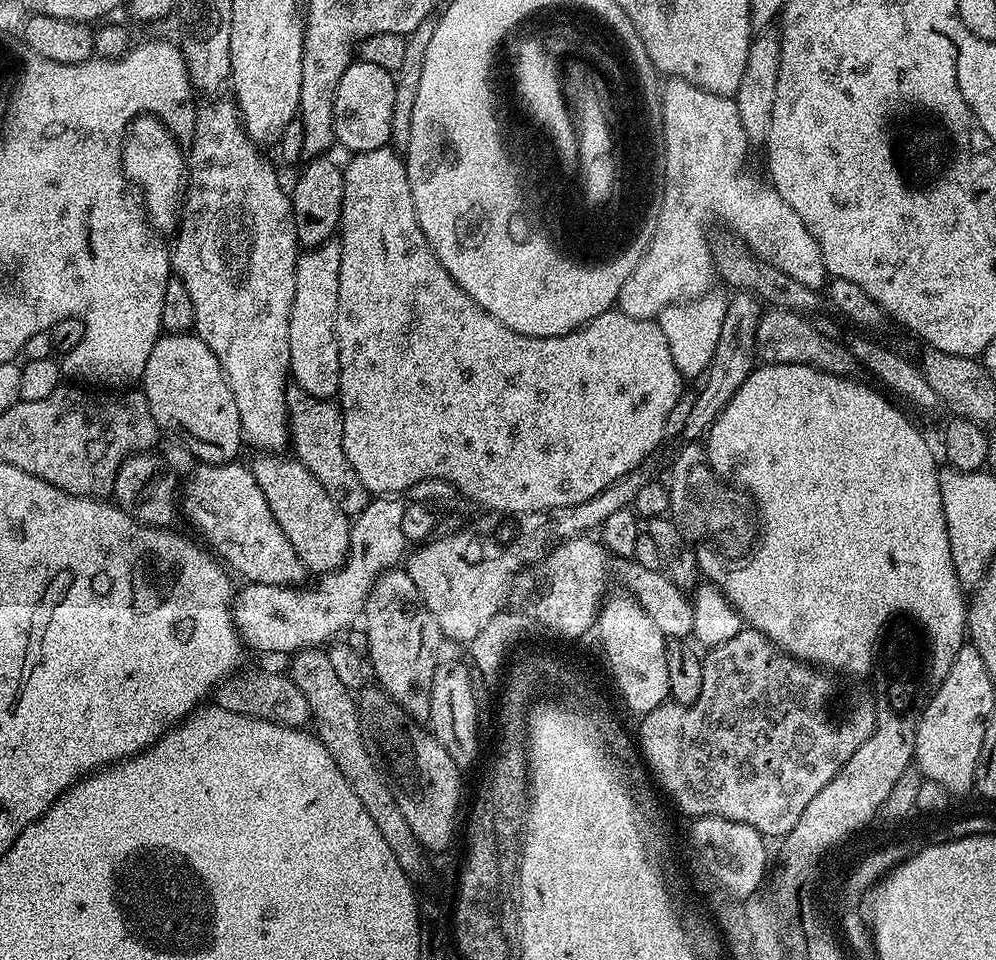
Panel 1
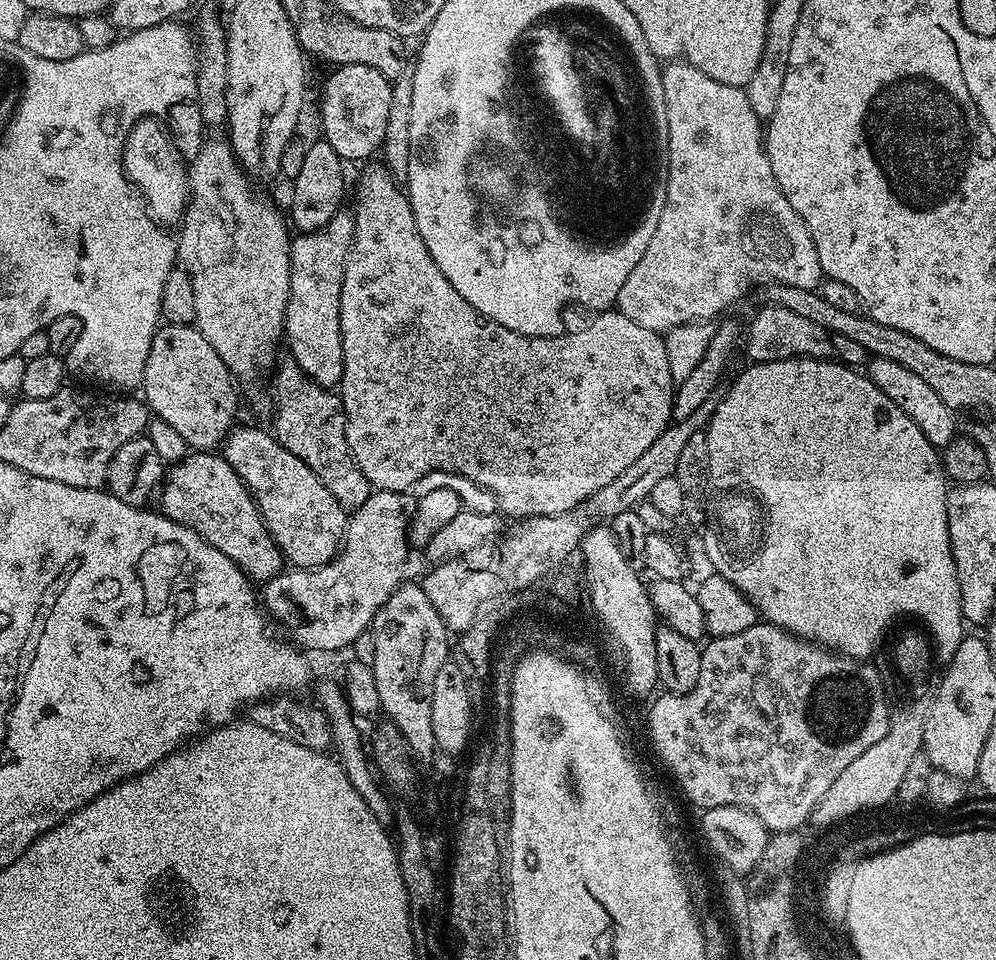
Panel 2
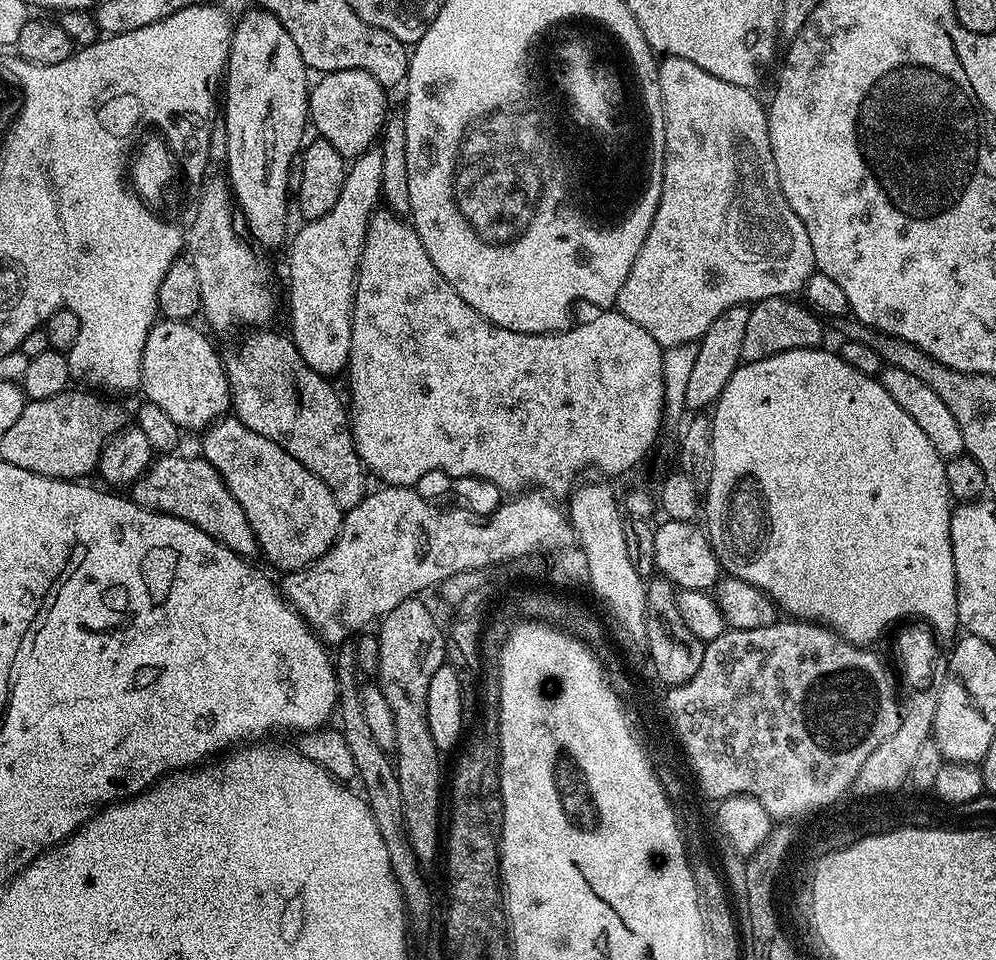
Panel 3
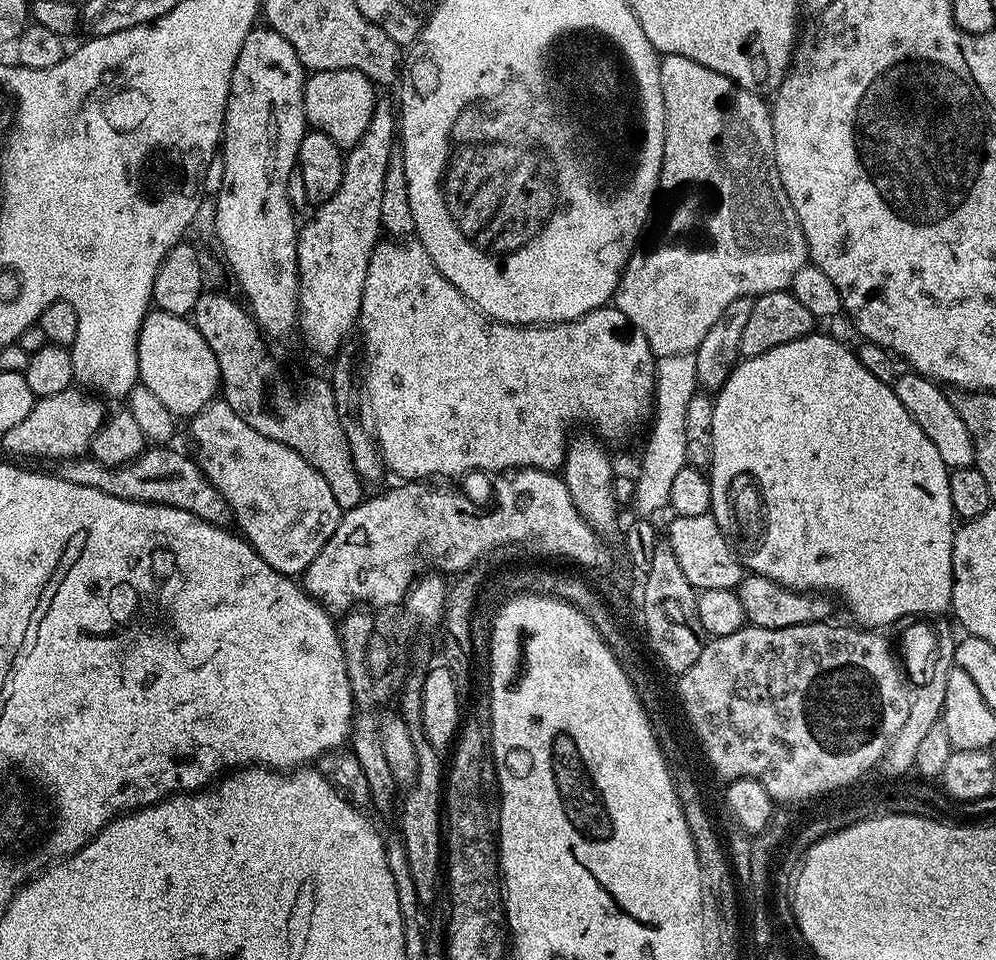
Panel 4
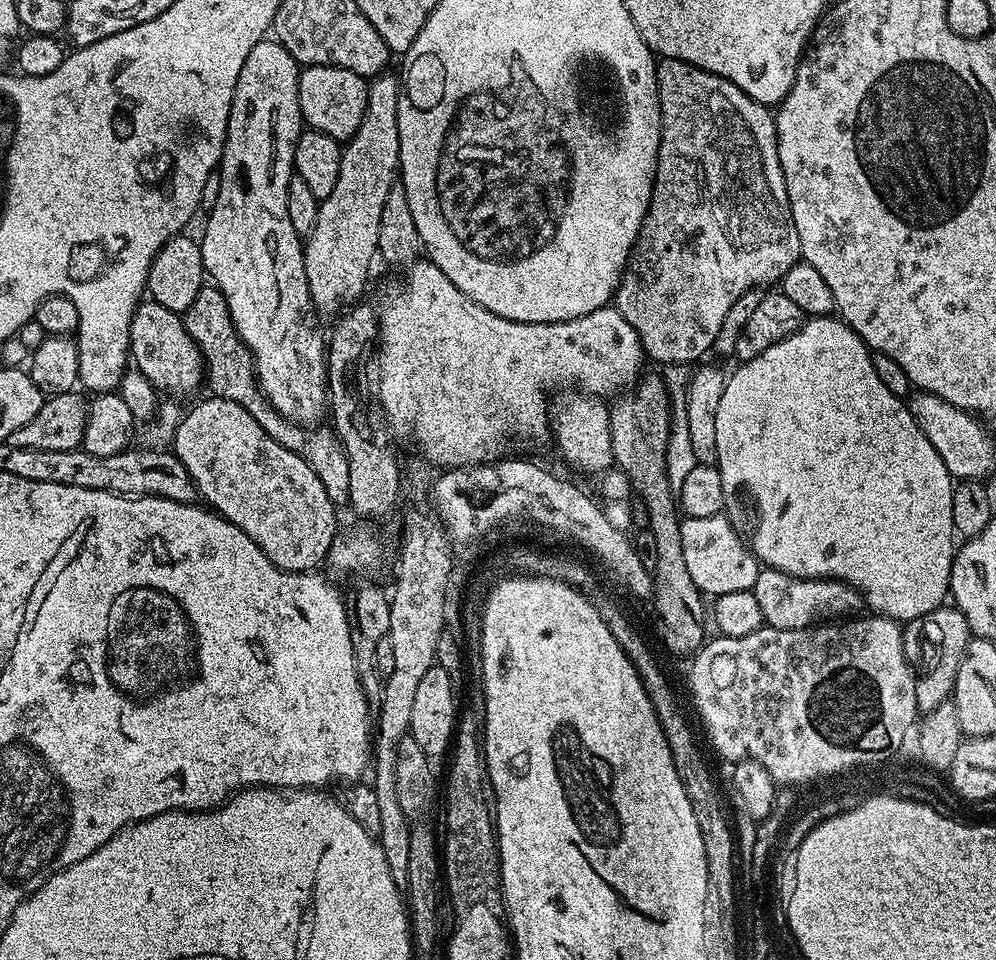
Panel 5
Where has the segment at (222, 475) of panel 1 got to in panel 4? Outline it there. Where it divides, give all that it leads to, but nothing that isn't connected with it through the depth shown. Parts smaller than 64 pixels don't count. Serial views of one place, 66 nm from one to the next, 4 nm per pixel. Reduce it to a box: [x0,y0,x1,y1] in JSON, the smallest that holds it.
[54,446,230,526]

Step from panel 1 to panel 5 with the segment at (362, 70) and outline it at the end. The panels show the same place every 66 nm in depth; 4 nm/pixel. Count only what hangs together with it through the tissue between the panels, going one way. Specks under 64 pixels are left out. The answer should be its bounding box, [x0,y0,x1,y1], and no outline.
[298,64,369,142]

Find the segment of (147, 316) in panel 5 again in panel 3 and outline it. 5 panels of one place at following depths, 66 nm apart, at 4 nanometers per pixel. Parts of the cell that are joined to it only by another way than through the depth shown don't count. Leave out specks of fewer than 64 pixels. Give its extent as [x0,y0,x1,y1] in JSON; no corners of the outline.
[140,319,232,433]

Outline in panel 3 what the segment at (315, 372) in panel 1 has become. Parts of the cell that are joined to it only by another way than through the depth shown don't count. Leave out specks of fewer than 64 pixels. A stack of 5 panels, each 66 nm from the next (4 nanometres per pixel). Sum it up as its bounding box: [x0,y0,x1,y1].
[288,147,382,378]

